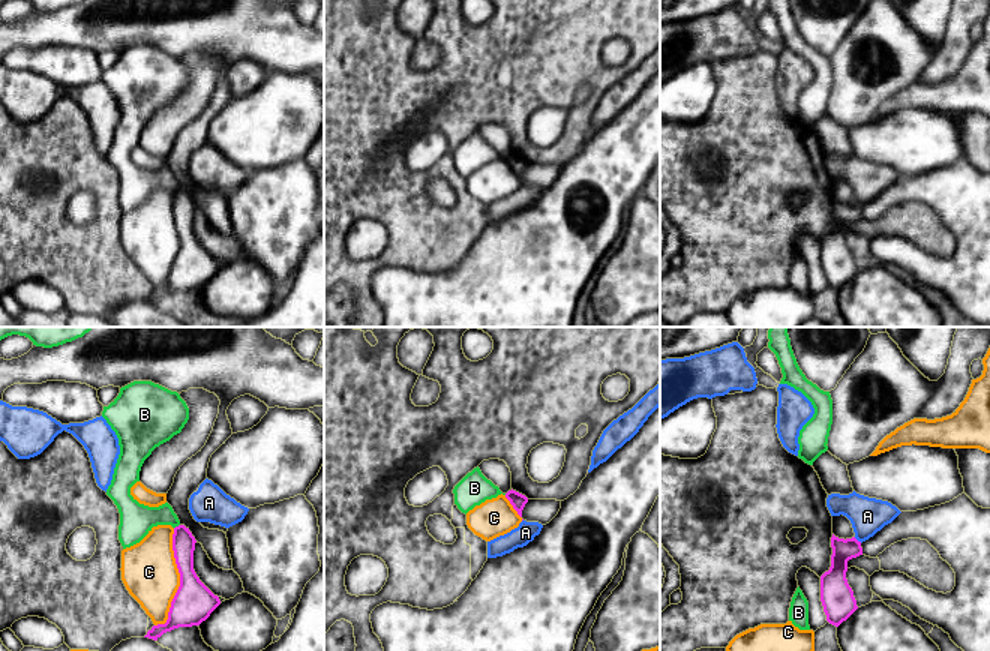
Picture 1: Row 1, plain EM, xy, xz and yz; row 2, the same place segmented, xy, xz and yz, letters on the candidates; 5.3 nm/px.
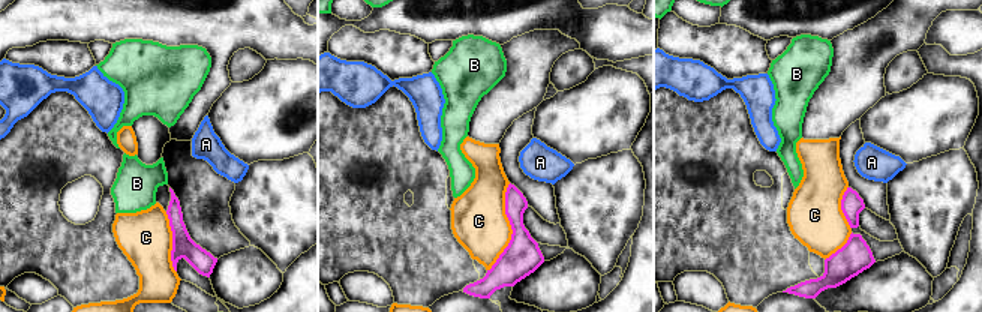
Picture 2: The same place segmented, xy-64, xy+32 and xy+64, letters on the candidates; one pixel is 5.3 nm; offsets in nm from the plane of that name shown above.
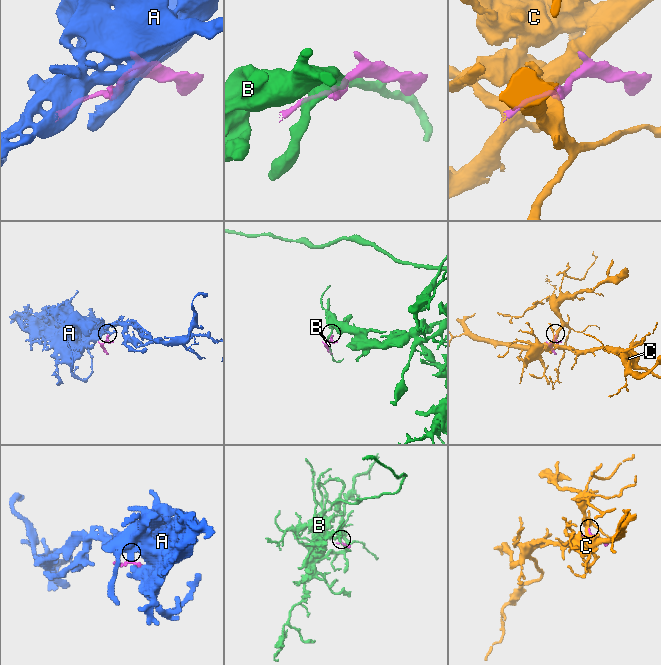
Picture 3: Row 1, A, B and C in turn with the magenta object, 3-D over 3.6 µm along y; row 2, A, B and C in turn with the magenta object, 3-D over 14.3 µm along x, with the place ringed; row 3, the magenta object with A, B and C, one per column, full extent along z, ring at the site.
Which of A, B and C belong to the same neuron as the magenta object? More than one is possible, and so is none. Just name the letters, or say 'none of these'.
none of these

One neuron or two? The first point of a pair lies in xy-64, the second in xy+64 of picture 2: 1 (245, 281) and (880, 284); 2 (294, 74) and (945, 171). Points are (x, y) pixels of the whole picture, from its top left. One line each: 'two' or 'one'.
1: one
2: two

